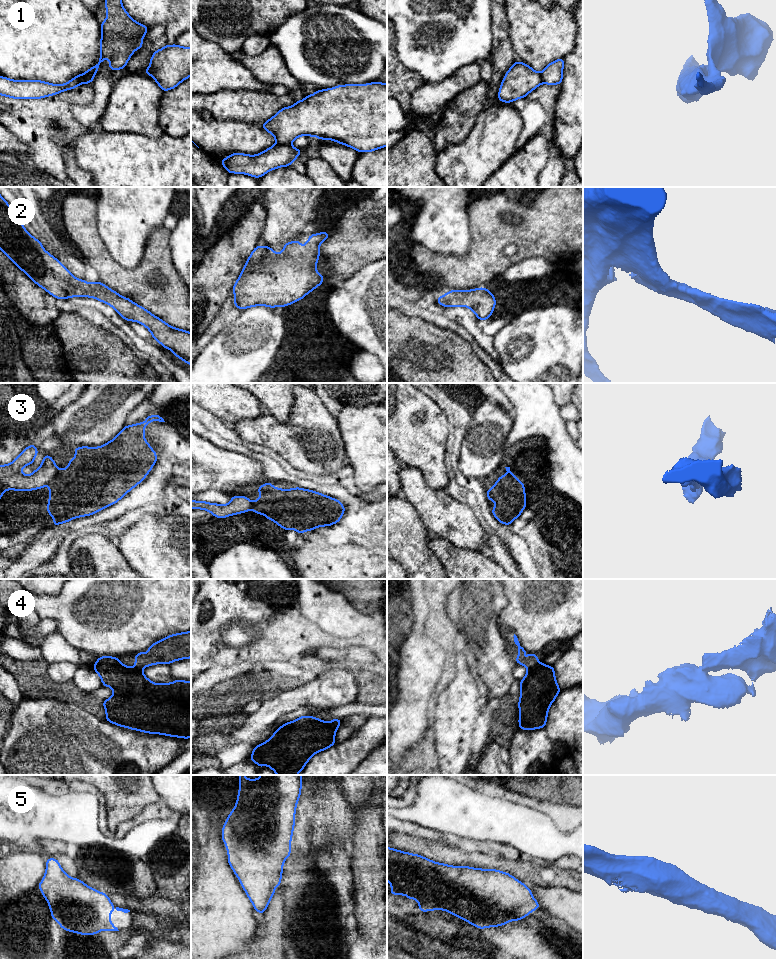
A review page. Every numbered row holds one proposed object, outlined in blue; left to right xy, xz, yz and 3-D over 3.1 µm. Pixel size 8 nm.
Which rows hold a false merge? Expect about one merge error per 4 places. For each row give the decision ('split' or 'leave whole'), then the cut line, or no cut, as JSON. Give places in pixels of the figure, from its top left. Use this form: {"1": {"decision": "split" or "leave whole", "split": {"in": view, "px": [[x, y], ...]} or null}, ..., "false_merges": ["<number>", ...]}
{"1": {"decision": "split", "split": {"in": "xz", "px": [[277, 143], [290, 145]]}}, "2": {"decision": "leave whole", "split": null}, "3": {"decision": "split", "split": {"in": "xy", "px": [[59, 470], [53, 478]]}}, "4": {"decision": "leave whole", "split": null}, "5": {"decision": "leave whole", "split": null}, "false_merges": ["1", "3"]}

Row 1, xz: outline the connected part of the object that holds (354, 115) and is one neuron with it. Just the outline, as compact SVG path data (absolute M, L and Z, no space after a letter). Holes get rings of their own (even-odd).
M387 84L338 85L317 90L290 107L279 110L262 124L271 133L277 144L291 145L299 136L330 139L360 152L372 152L387 146Z

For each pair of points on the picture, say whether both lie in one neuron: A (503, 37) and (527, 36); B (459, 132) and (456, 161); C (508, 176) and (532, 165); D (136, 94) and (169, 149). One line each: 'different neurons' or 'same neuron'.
A: different neurons
B: different neurons
C: same neuron
D: different neurons

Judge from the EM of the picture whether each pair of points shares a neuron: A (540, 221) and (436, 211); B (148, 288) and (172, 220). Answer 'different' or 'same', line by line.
A: different
B: different

